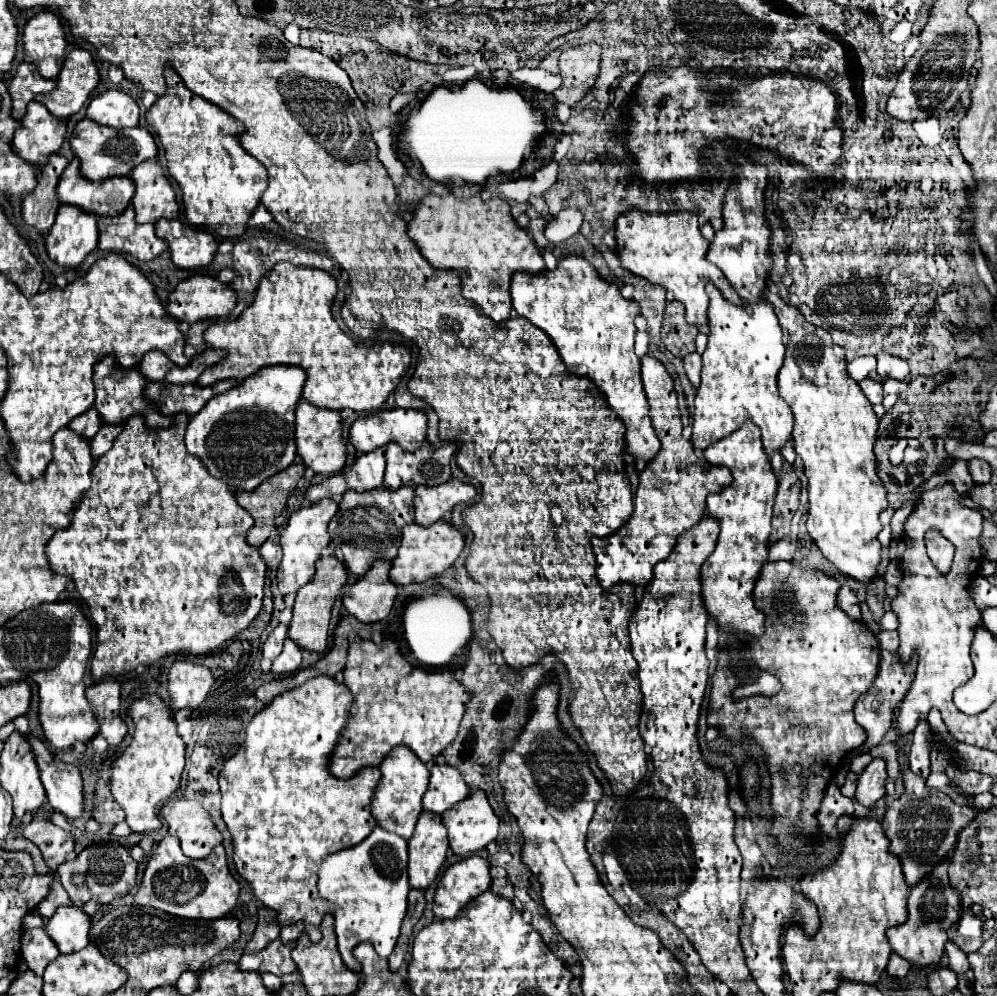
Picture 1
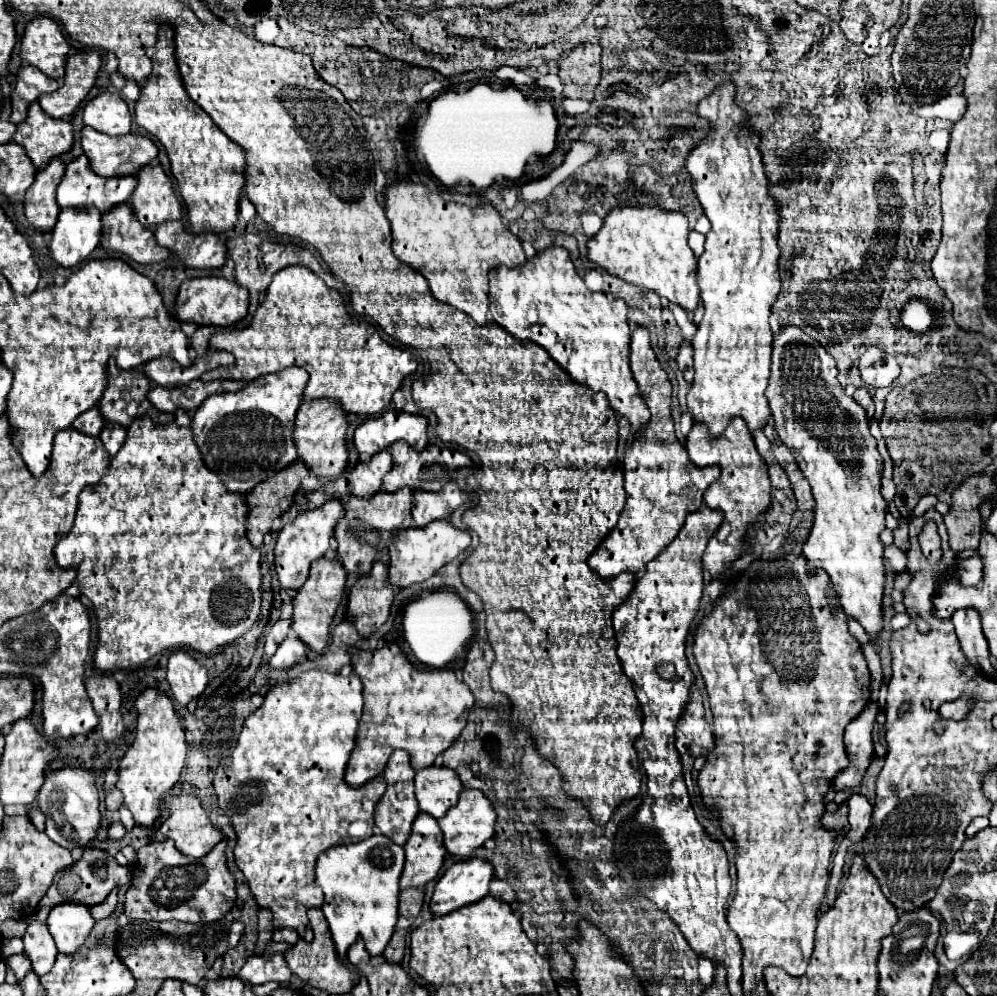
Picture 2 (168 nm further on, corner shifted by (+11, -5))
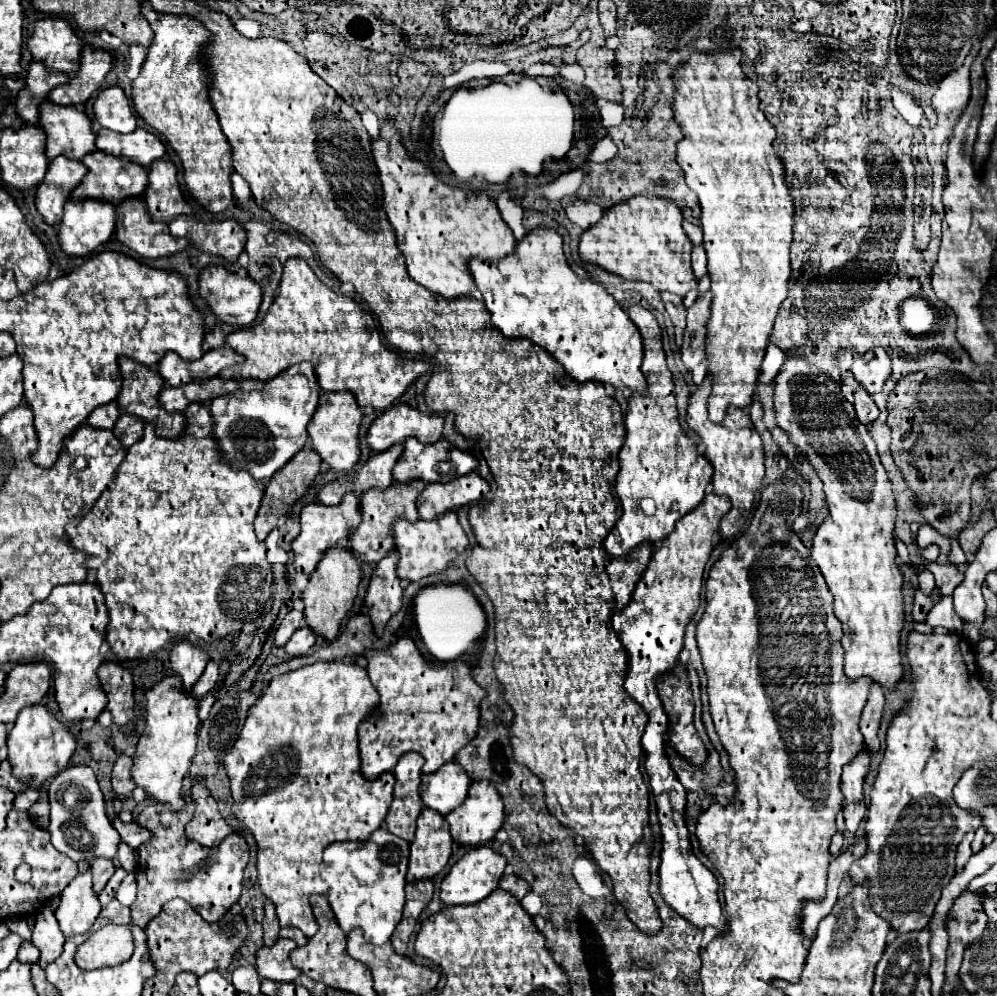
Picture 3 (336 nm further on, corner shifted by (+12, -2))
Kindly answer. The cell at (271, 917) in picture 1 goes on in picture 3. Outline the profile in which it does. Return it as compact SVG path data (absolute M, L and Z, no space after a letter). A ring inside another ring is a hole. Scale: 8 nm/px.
M271 900L265 902L265 920L263 920L263 930L265 930L265 946L273 946L279 938L279 922L275 914L275 904Z

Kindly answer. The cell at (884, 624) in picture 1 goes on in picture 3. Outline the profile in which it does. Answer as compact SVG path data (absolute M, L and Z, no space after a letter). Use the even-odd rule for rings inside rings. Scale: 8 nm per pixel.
M941 596L940 601L927 614L927 624L933 624L933 628L940 626L950 632L962 633L963 623L955 614L952 596Z

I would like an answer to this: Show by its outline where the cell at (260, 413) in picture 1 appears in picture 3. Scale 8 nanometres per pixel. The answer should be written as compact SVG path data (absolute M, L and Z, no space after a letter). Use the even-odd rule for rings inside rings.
M299 362L283 370L277 378L265 382L263 390L237 390L211 402L215 420L215 438L223 458L241 470L249 470L253 478L267 482L281 470L307 442L307 424L319 404L319 384L311 362Z

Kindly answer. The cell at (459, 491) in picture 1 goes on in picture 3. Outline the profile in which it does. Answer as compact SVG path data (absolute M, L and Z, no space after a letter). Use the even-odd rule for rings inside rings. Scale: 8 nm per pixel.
M465 474L447 484L427 484L417 500L417 510L421 520L433 520L435 516L473 504L489 492L489 484L477 474Z

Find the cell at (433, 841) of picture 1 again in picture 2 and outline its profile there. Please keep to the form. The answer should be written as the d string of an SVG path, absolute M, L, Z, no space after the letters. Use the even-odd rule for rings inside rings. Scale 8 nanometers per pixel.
M418 813L404 851L406 863L400 877L400 889L424 887L438 875L446 849L442 843L442 831L434 817Z

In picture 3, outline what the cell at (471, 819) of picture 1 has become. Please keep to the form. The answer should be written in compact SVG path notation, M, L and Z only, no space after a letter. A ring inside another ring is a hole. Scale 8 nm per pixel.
M479 780L479 782L471 784L465 802L461 806L457 806L455 810L451 810L445 816L445 820L449 822L451 836L455 838L457 844L461 844L461 846L479 846L479 844L491 842L495 838L497 830L503 826L505 806L503 806L503 800L501 800L495 784L489 782L489 780Z

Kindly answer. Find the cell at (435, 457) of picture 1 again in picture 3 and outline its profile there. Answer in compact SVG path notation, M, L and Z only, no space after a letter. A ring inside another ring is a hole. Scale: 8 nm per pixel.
M407 438L405 452L397 460L397 466L393 468L393 478L395 482L411 482L411 480L423 480L425 484L451 482L453 478L459 478L467 472L477 470L477 466L479 466L477 456L453 446L445 438L441 438L441 442L435 442L435 444L421 444L417 442L417 438Z

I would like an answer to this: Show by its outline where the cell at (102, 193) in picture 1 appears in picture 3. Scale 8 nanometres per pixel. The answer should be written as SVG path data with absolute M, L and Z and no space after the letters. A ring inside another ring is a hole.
M93 152L83 158L83 164L89 168L83 182L73 190L71 198L105 198L113 204L133 196L139 196L145 192L145 186L149 184L149 172L145 166L137 166L135 162L113 158L111 154ZM119 174L129 174L133 178L133 186L125 188L119 184Z

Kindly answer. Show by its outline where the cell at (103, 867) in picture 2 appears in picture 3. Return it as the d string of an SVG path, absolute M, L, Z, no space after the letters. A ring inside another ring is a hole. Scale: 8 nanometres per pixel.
M97 858L97 862L93 862L93 864L91 864L93 888L95 888L95 892L97 892L97 894L105 888L105 884L107 884L107 882L109 882L109 878L113 876L113 872L115 872L115 866L113 866L113 862L111 862L111 860Z

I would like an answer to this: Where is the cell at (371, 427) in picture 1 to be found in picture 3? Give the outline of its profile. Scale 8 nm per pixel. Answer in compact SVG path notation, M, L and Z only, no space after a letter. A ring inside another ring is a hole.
M397 404L383 412L369 428L369 448L383 452L395 444L403 444L405 438L415 436L423 444L433 444L443 436L445 420L435 414L423 414L407 404Z

